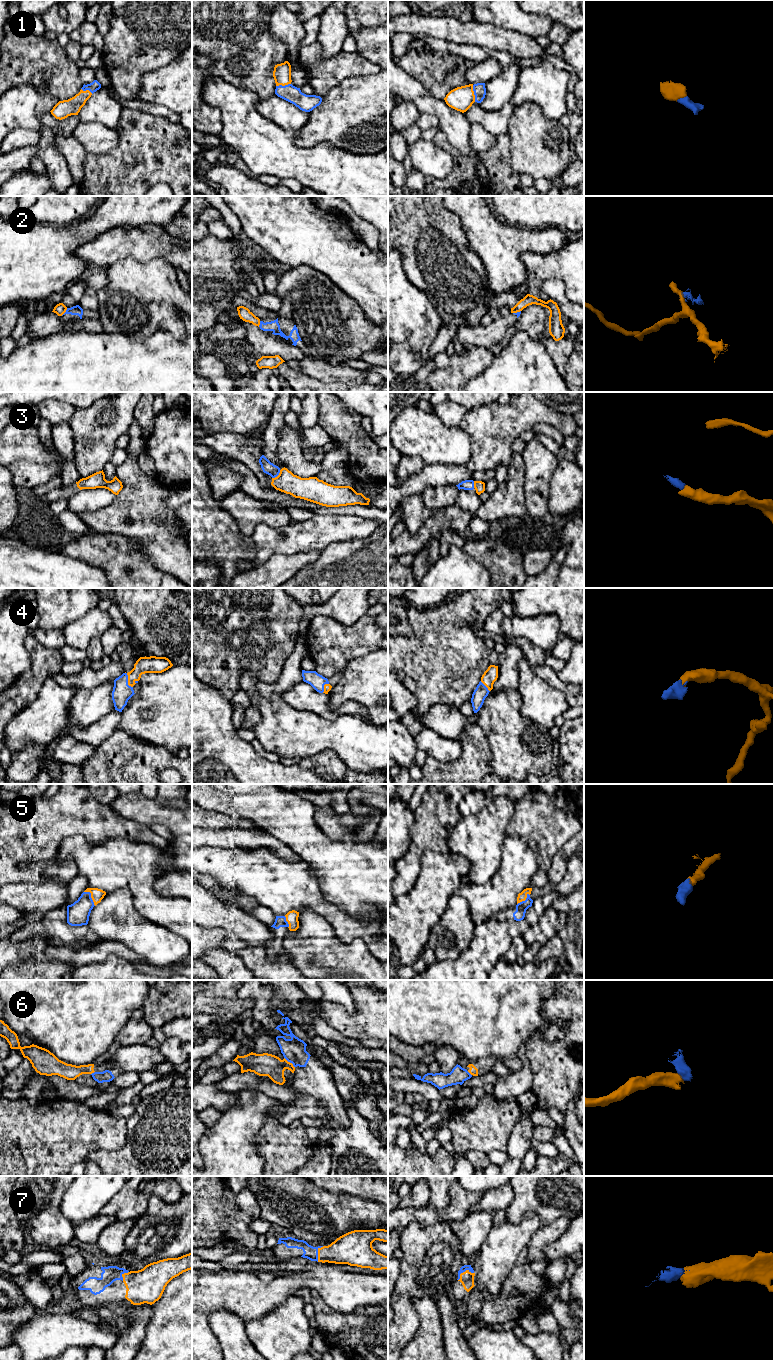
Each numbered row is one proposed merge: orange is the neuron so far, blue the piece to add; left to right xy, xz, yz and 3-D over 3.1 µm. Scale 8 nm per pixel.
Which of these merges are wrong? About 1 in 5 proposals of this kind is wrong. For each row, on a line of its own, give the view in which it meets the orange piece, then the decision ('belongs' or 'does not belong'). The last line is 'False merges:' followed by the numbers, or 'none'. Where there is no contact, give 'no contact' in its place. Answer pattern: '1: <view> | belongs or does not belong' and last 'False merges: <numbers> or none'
1: yz | belongs
2: xy | does not belong
3: xz | belongs
4: xy | belongs
5: xy | belongs
6: xz | does not belong
7: yz | belongs
False merges: 2, 6

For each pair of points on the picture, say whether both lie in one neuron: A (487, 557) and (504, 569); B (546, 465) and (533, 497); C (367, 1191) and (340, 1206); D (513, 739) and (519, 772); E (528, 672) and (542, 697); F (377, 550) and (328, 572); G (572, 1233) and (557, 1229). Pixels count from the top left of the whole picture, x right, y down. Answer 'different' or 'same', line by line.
A: same
B: same
C: different
D: same
E: same
F: same
G: different

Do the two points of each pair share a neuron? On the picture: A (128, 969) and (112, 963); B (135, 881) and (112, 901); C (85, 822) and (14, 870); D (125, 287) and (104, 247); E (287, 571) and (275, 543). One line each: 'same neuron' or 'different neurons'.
A: same neuron
B: different neurons
C: same neuron
D: different neurons
E: different neurons

